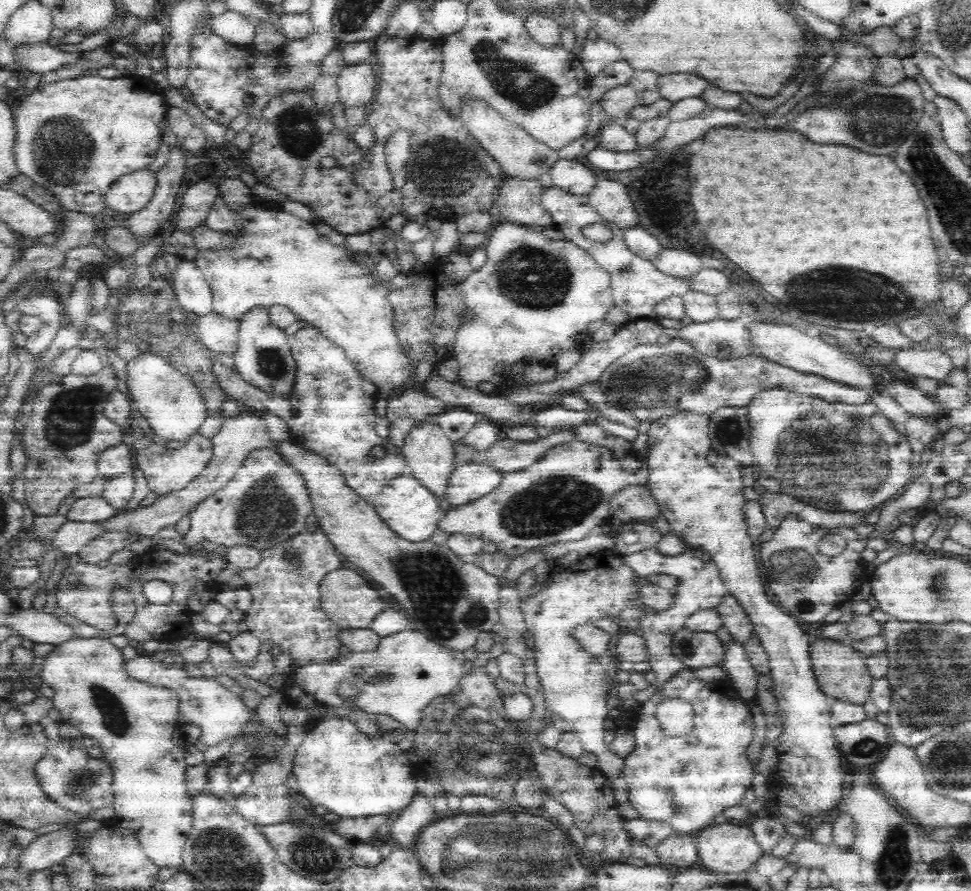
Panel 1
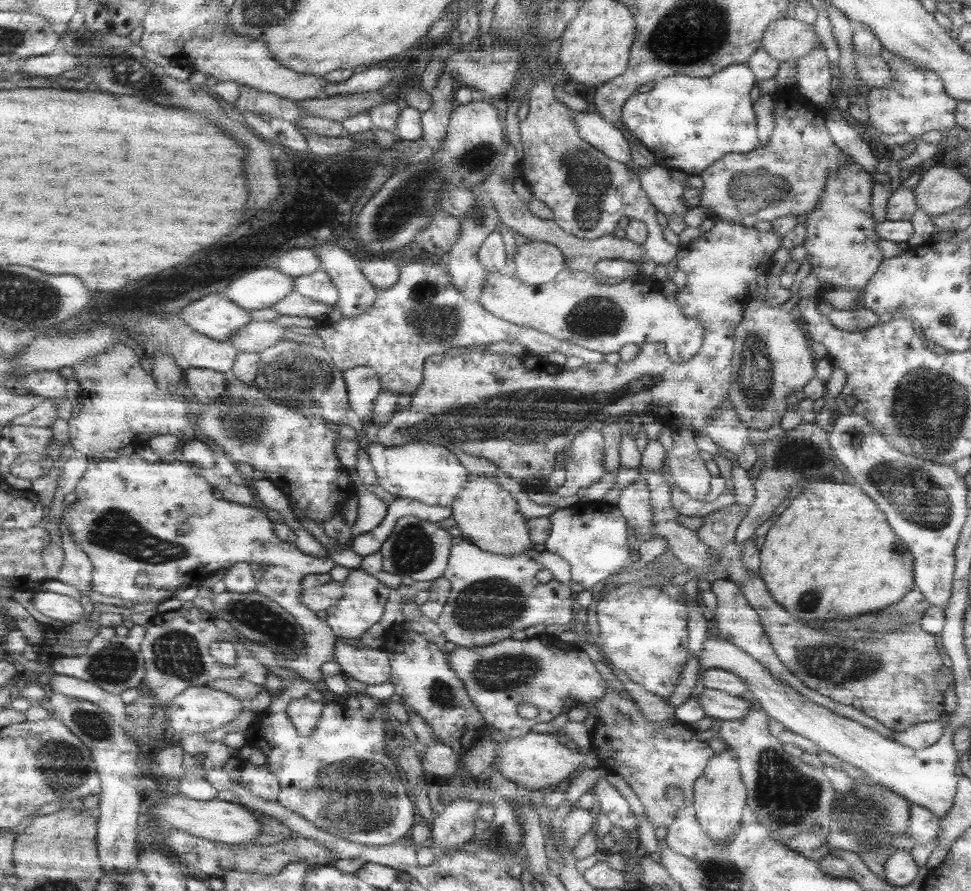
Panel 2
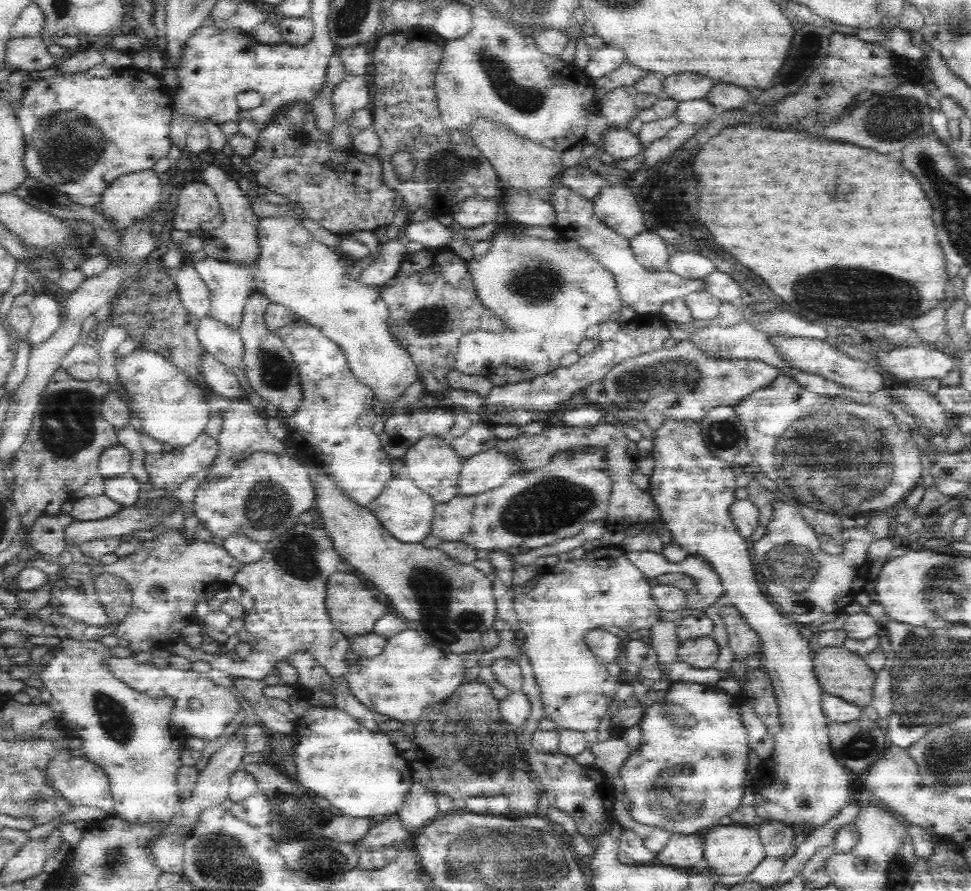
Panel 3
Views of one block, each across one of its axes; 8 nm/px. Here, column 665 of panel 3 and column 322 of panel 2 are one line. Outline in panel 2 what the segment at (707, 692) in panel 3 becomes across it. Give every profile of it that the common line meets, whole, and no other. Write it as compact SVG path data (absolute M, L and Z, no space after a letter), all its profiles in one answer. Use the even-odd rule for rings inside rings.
M297 676L294 681L283 681L281 692L273 694L270 706L259 713L255 722L246 733L247 743L261 750L266 756L266 763L273 774L279 778L281 790L278 802L317 827L357 844L383 846L398 842L408 837L415 826L415 805L413 798L407 796L401 776L397 774L397 764L385 754L385 726L388 718L386 711L379 707L372 713L351 710L347 705L327 702L325 694L317 690L315 684ZM309 698L325 704L322 719L310 736L299 735L288 708L293 700Z

